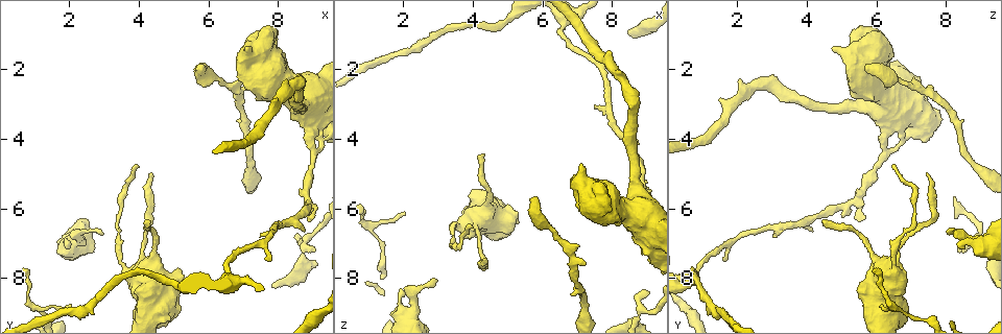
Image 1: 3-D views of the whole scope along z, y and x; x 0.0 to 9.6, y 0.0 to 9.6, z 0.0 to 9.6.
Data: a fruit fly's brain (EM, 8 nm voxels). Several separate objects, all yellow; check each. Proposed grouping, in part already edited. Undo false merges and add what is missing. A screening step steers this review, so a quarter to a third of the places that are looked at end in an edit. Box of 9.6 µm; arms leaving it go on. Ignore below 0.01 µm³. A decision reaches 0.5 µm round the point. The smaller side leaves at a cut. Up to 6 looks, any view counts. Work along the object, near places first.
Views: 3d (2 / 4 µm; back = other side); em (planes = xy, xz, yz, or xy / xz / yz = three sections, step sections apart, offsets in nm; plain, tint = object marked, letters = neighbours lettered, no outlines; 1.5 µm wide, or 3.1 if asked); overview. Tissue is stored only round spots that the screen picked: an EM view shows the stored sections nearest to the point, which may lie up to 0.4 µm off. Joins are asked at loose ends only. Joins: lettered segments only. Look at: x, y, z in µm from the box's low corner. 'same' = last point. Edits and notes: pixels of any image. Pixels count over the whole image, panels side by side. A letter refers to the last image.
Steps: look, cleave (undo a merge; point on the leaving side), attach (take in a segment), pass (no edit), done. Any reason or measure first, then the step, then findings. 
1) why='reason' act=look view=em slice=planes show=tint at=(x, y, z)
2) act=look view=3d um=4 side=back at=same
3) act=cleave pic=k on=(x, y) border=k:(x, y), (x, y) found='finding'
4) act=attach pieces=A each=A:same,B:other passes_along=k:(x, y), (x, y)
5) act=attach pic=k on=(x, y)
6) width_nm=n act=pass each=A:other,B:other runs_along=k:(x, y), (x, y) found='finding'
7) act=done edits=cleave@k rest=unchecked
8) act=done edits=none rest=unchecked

why='branch stops here' act=look view=3d um=2 at=(8.85, 6.30, 5.55)

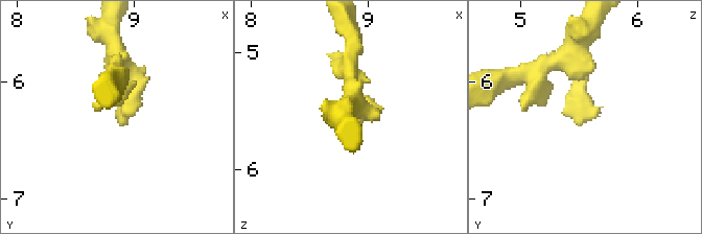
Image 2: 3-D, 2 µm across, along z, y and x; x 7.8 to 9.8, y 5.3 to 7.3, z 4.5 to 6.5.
why='shape alone is not enough' act=look view=em slice=planes show=letters at=(8.86, 6.36, 5.54)

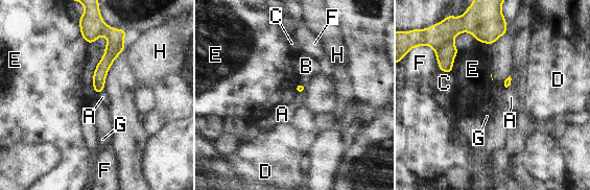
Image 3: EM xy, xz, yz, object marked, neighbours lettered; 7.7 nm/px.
act=pass each=A:other,B:other,C:other,D:other,E:other,F:other,G:other,H:other found='none of them fits'

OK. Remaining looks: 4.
why='free end' act=look view=3d um=4 side=back at=(0.75, 7.80, 5.85)

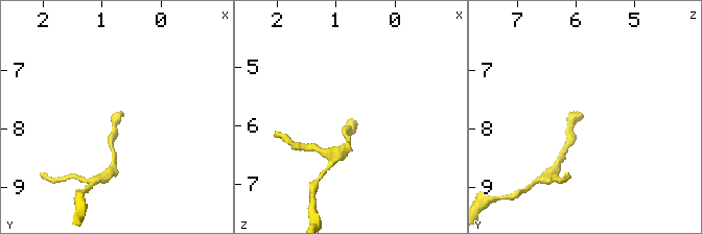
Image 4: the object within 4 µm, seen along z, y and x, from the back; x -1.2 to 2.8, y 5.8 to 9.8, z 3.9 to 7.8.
why='shape alone is not enough' act=look view=em slice=planes show=tint at=(0.80, 7.80, 5.90)

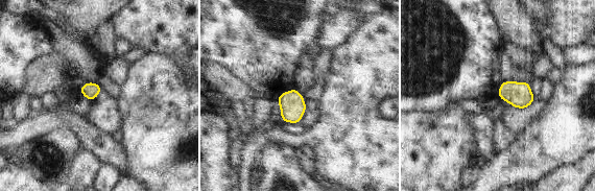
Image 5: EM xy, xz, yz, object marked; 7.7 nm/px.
act=look view=em slice=planes show=letters at=same

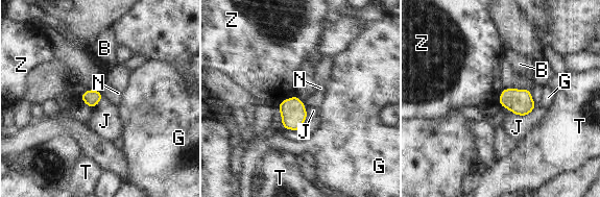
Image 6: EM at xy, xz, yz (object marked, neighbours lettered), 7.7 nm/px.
longest_contact=J:200nm act=pass each=B:other,G:other,J:other,N:other,T:other,Z:other border=6:(535, 105), (526, 115), (510, 112) found='no lettered segment goes on from it'

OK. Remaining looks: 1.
why='branch stops here' act=look view=em slice=xz step=4 show=letters at=(1.85, 7.10, 8.35)

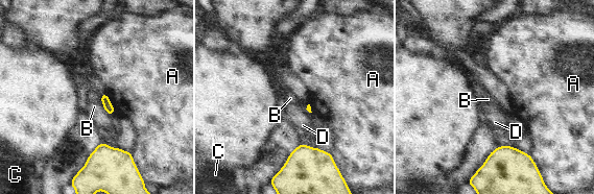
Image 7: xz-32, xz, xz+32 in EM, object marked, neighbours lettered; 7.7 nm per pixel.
act=pass each=A:other,B:other,C:other,D:other border=7:(99, 96), (102, 106), (109, 115) found='none of them fits'

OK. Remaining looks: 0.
act=done edits=none rest=unchecked

